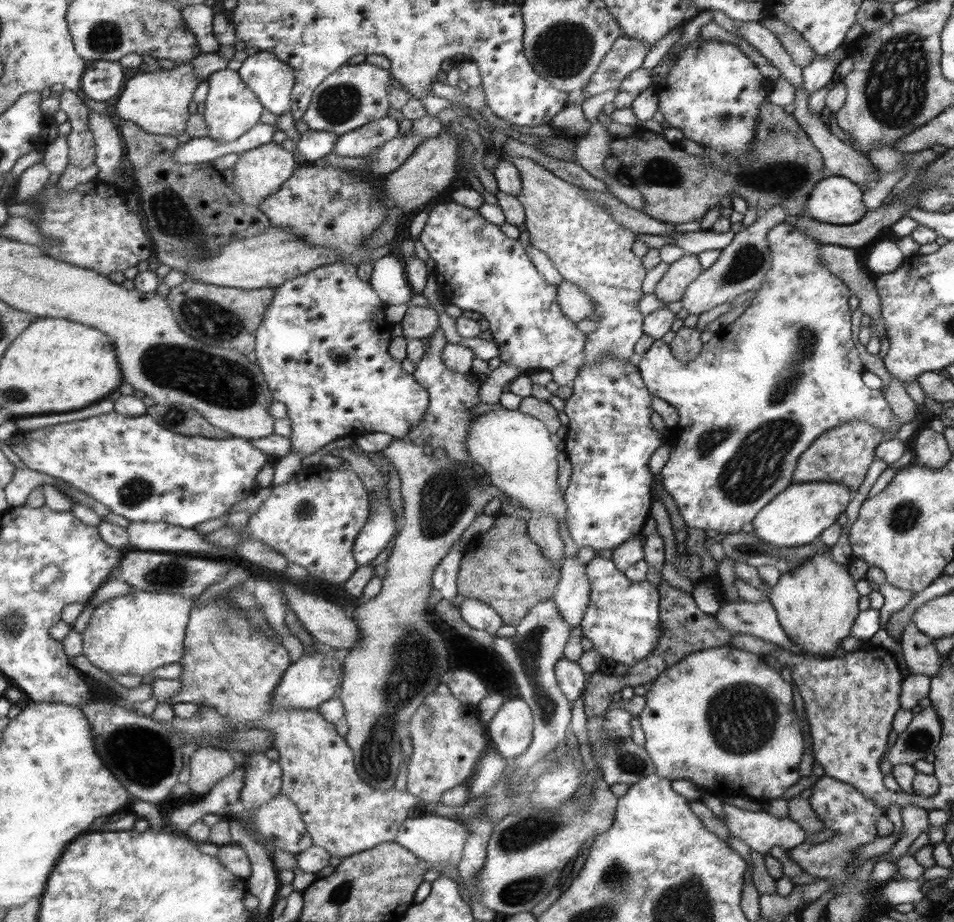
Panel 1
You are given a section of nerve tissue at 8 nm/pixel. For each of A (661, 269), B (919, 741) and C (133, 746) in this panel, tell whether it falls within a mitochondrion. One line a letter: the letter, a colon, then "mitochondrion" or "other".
A: other
B: mitochondrion
C: mitochondrion

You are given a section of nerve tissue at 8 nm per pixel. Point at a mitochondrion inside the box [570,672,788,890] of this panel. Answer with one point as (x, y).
(741, 718)

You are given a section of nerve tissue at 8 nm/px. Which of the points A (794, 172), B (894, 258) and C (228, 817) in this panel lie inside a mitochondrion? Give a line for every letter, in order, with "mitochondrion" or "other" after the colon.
A: mitochondrion
B: other
C: other

